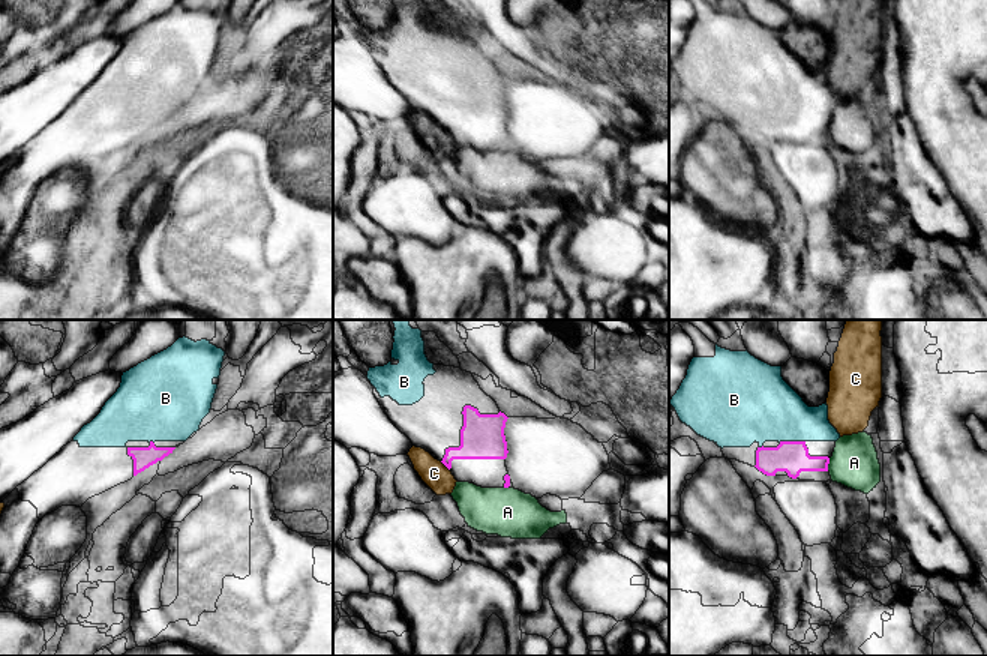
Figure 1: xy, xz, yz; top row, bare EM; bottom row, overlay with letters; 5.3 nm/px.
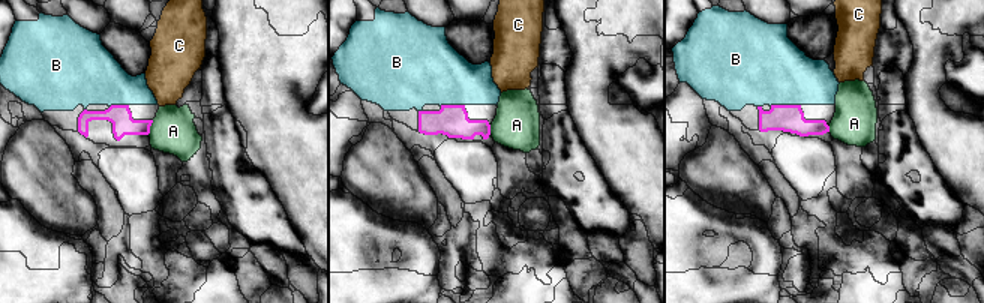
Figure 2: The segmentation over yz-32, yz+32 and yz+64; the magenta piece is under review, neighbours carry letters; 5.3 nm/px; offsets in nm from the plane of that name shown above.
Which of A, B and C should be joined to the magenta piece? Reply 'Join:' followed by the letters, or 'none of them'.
Join: B

